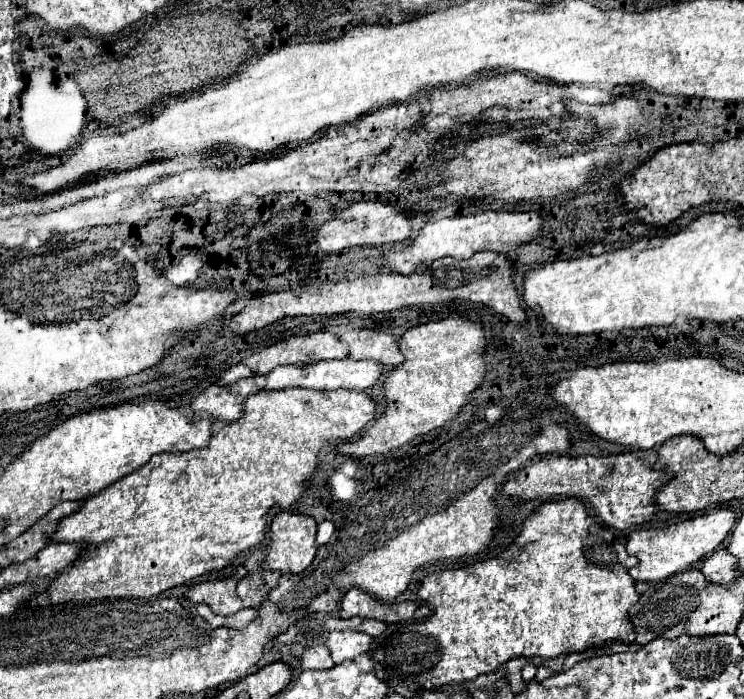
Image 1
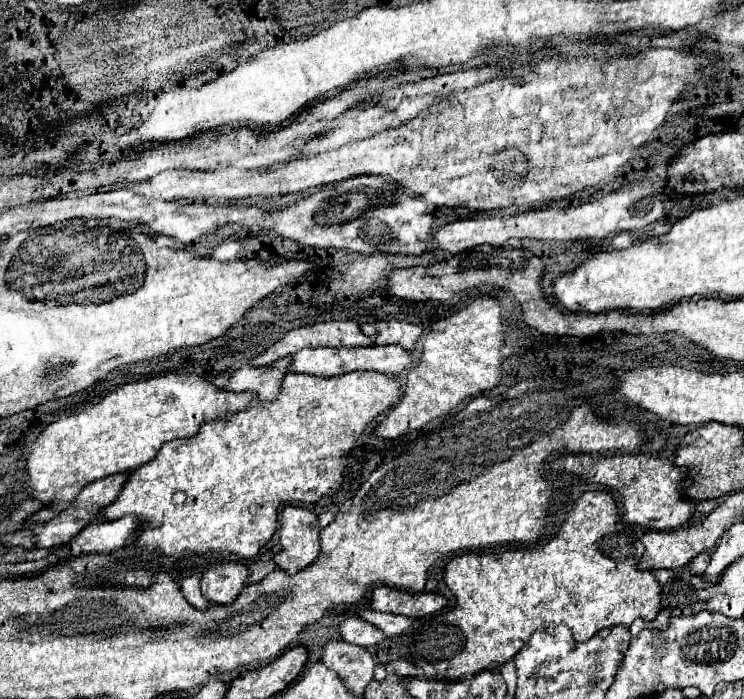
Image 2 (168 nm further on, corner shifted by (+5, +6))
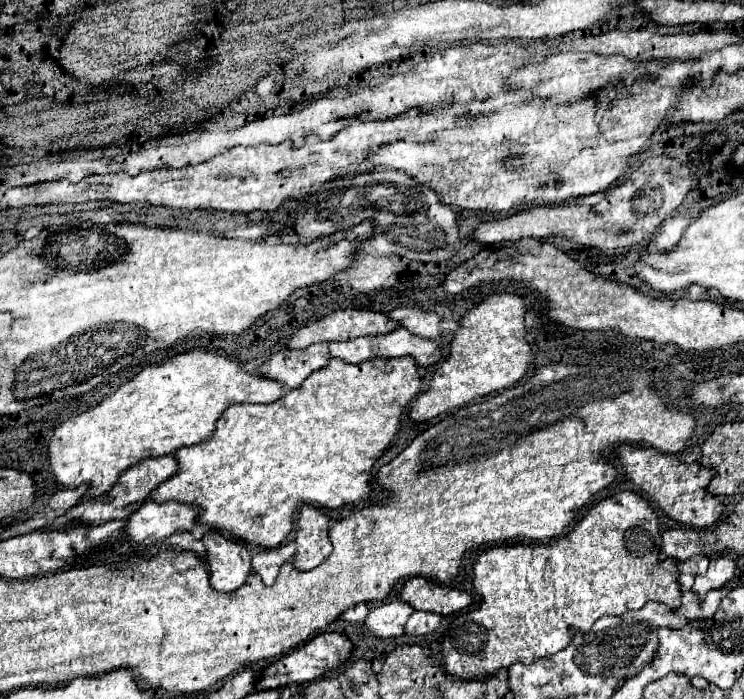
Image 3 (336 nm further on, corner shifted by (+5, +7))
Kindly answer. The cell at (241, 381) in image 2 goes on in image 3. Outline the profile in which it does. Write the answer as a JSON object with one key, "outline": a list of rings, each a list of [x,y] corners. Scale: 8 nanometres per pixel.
{"outline":[[[313,344],[309,348],[291,352],[277,352],[267,362],[267,372],[261,372],[263,378],[281,382],[287,390],[297,388],[313,370],[323,368],[329,362],[329,350],[325,344]]]}

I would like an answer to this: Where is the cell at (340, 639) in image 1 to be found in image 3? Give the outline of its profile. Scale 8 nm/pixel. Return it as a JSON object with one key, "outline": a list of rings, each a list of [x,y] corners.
{"outline":[[[399,600],[381,602],[369,610],[367,620],[363,622],[363,630],[375,638],[401,636],[405,618],[409,618],[411,612],[413,610]]]}

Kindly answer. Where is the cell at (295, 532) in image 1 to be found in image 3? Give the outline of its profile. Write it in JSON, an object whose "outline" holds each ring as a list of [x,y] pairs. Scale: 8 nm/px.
{"outline":[[[305,504],[297,514],[297,534],[295,534],[295,556],[291,564],[299,570],[311,570],[319,566],[331,554],[329,542],[329,518],[319,512],[319,508]]]}

